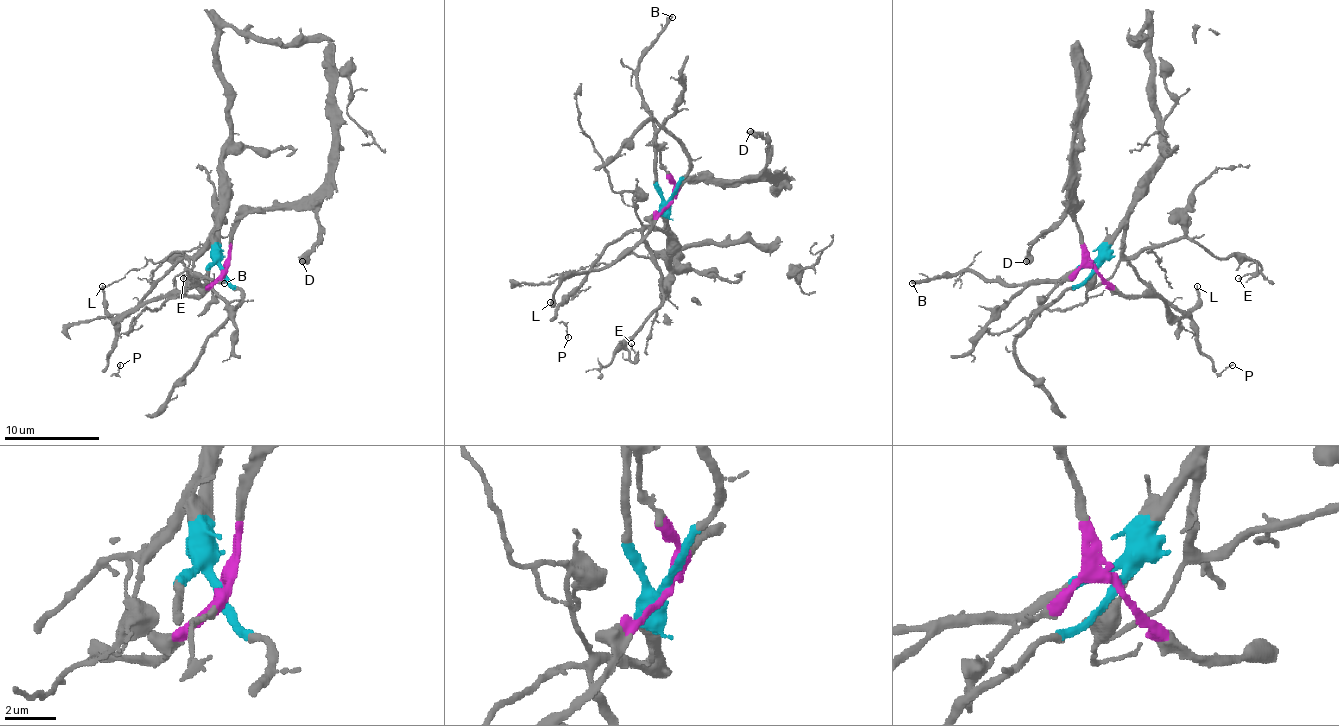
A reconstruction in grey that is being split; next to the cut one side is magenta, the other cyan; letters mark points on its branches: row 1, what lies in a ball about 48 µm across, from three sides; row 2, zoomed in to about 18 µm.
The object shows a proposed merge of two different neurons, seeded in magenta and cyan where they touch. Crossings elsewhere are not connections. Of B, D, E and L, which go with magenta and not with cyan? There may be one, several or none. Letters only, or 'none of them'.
D, L

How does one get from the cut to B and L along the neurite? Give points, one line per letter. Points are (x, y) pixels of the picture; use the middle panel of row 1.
B: (671, 199), (663, 199), (656, 182), (654, 118), (637, 83), (637, 61), (673, 16)
L: (671, 199), (649, 230), (611, 263), (561, 282), (554, 301), (549, 301)

